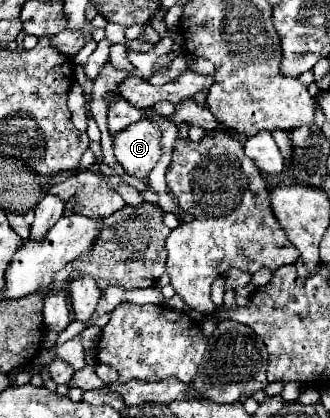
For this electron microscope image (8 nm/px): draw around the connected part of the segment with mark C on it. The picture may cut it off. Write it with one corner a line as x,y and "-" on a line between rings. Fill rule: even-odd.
146,119
114,135
116,159
122,163
122,167
130,177
136,177
146,183
142,195
144,201
150,203
158,203
158,193
150,187
150,173
162,157
160,137
162,131
152,123
146,123

